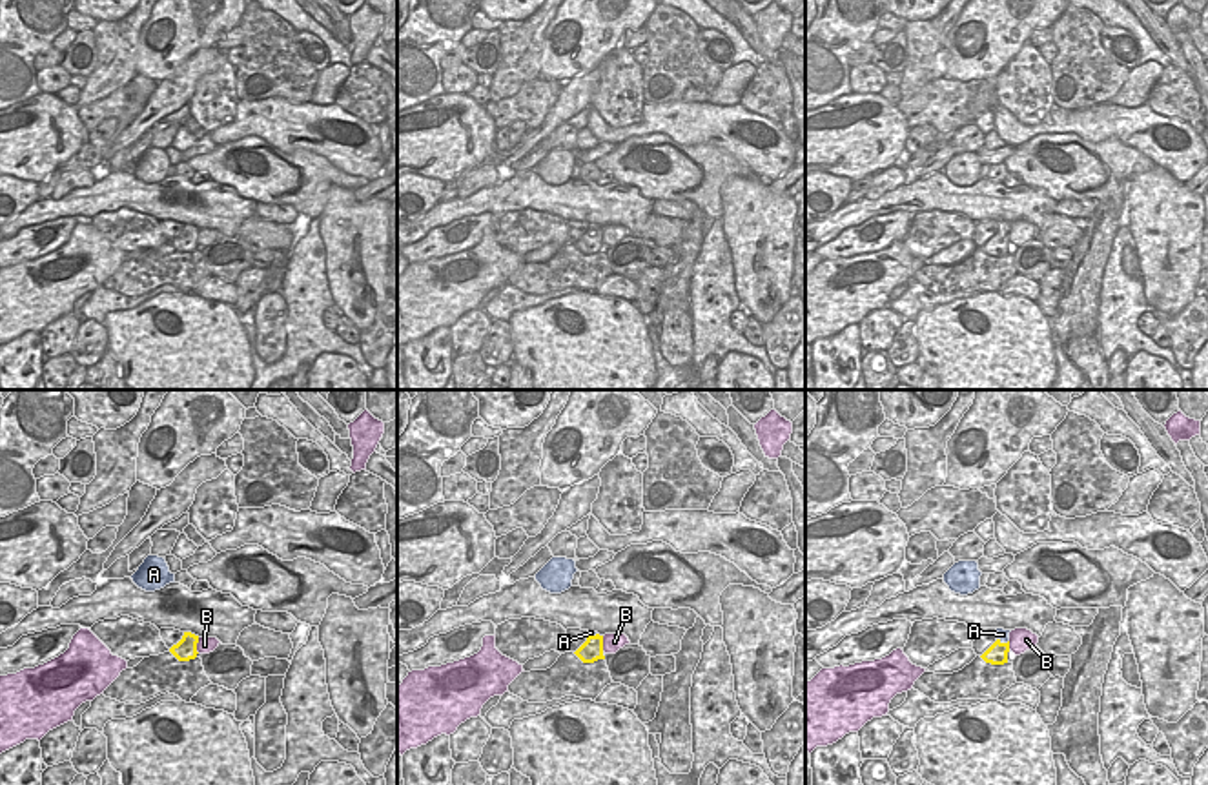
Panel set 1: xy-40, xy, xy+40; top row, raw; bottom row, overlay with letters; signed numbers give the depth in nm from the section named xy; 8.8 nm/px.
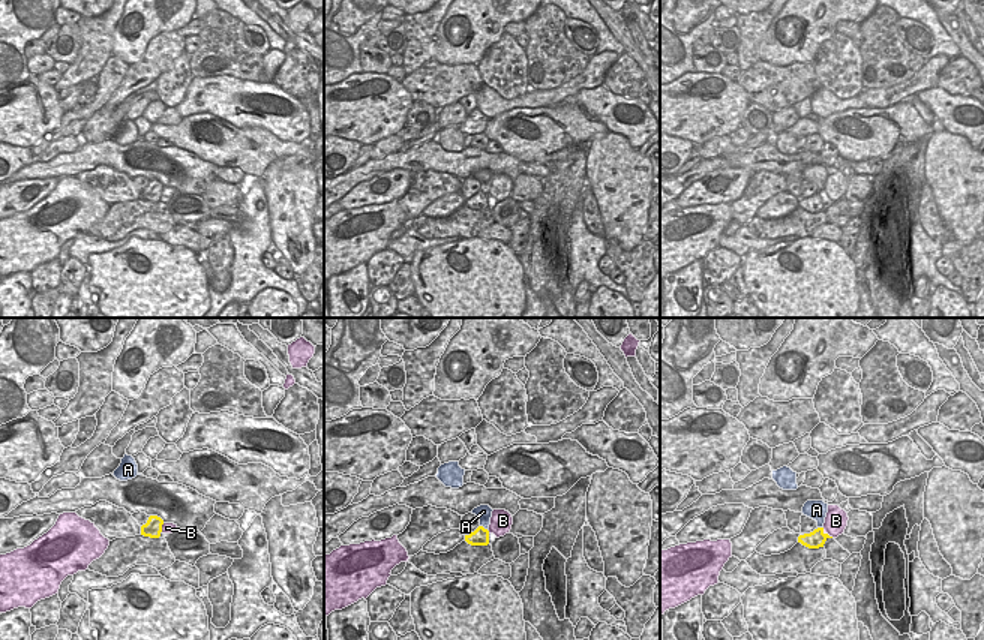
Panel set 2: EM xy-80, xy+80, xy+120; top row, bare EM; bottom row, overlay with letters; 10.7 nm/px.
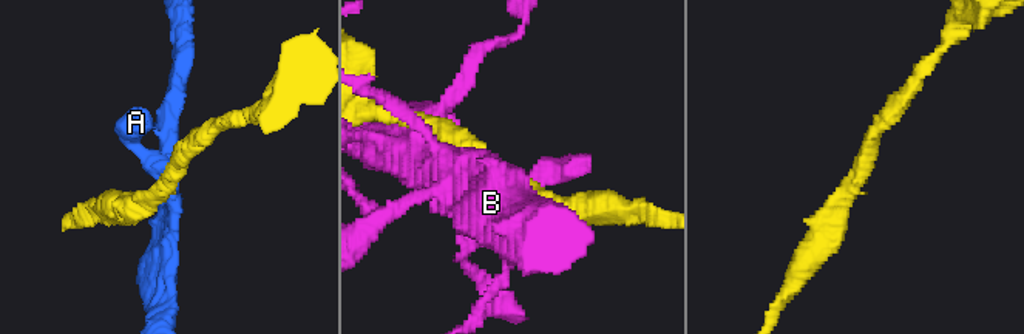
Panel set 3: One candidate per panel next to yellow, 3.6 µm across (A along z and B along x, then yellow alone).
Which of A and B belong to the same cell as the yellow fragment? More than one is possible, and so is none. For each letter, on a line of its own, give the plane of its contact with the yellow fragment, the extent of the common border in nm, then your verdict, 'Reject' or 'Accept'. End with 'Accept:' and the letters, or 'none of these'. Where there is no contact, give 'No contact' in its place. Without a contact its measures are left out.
A: Touches yellow in xy+40. Shared border 120 nm. Reject
B: Touches yellow in xy-40. Shared border 140 nm. Reject
Accept: none of these

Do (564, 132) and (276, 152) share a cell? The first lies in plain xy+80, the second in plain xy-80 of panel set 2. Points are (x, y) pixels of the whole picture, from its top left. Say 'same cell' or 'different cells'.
same cell

